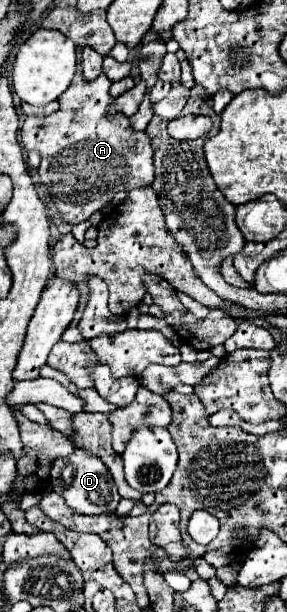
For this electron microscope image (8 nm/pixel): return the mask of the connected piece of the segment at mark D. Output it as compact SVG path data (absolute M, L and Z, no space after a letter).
M78 448L78 452L74 452L74 456L54 460L50 480L54 484L54 492L62 494L66 498L66 504L80 514L92 514L92 516L108 514L108 512L116 510L116 506L120 502L120 494L116 490L116 484L110 476L110 470L106 468L106 464L102 464L102 460L98 460L98 456L90 456L90 452L86 452L82 448Z

